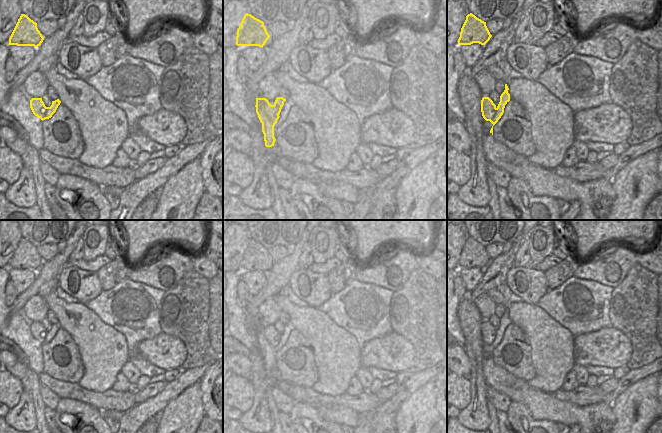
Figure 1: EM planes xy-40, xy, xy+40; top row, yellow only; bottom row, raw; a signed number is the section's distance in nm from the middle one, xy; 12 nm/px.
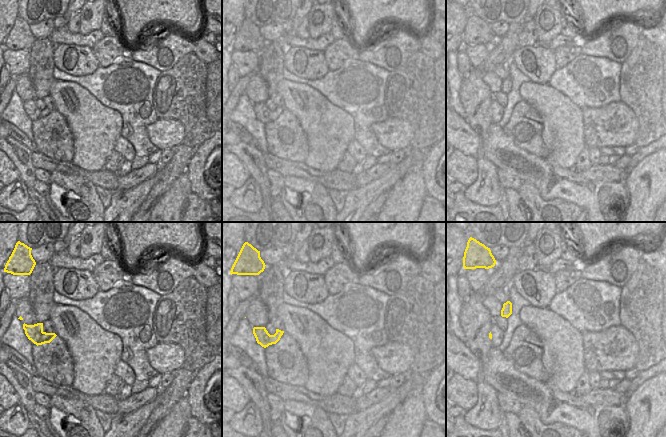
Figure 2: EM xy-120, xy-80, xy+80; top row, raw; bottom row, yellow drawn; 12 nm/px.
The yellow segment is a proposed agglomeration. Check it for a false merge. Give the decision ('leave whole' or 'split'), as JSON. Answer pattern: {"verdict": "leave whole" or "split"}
{"verdict": "split"}

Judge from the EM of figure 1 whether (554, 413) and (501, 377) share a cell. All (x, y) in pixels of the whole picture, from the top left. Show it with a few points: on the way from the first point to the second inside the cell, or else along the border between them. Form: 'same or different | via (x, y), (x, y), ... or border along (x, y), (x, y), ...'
same | via (541, 404), (514, 381)

